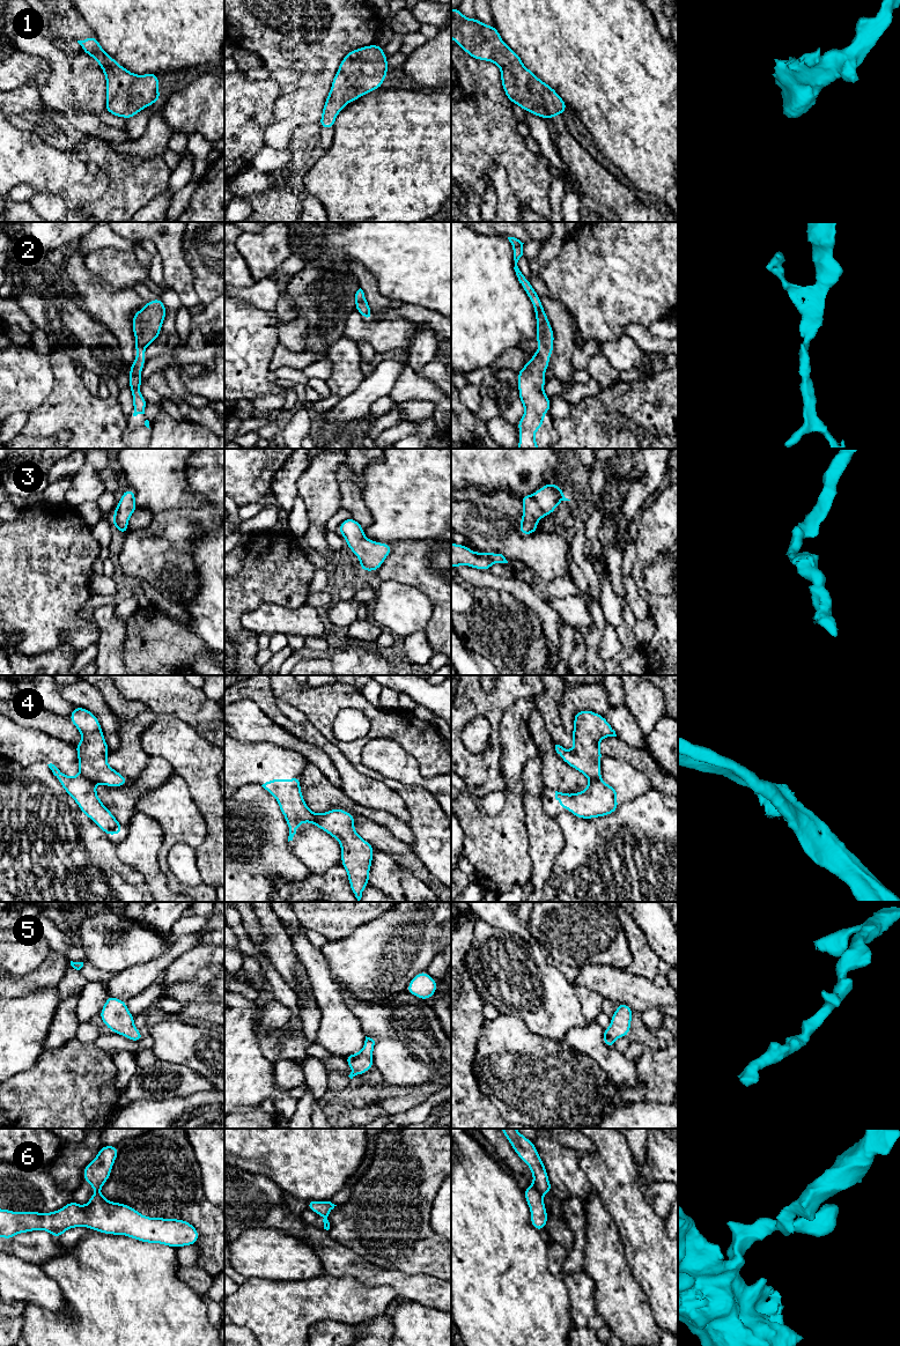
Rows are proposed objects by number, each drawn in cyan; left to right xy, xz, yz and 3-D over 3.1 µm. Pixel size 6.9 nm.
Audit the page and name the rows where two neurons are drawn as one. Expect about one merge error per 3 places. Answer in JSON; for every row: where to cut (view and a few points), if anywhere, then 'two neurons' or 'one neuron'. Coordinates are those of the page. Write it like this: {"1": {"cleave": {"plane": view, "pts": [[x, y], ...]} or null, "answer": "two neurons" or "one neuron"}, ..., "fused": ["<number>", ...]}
{"1": {"cleave": null, "answer": "one neuron"}, "2": {"cleave": null, "answer": "one neuron"}, "3": {"cleave": null, "answer": "one neuron"}, "4": {"cleave": {"plane": "xz", "pts": [[315, 814], [316, 822], [322, 828]]}, "answer": "two neurons"}, "5": {"cleave": null, "answer": "one neuron"}, "6": {"cleave": {"plane": "yz", "pts": [[532, 1185], [540, 1195]]}, "answer": "two neurons"}, "fused": ["4", "6"]}

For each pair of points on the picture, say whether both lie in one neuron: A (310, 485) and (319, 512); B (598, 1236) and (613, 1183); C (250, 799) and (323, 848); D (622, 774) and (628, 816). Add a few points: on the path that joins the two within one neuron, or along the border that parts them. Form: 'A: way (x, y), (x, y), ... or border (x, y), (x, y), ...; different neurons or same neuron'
A: way (317, 492), (319, 494), (319, 505); same neuron
B: border (595, 1190), (614, 1221), (618, 1234); different neurons
C: border (277, 799), (288, 828), (288, 848), (292, 851); different neurons
D: border (635, 798), (620, 805); different neurons

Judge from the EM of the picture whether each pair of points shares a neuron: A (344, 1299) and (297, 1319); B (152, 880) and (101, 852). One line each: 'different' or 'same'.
A: same
B: different

